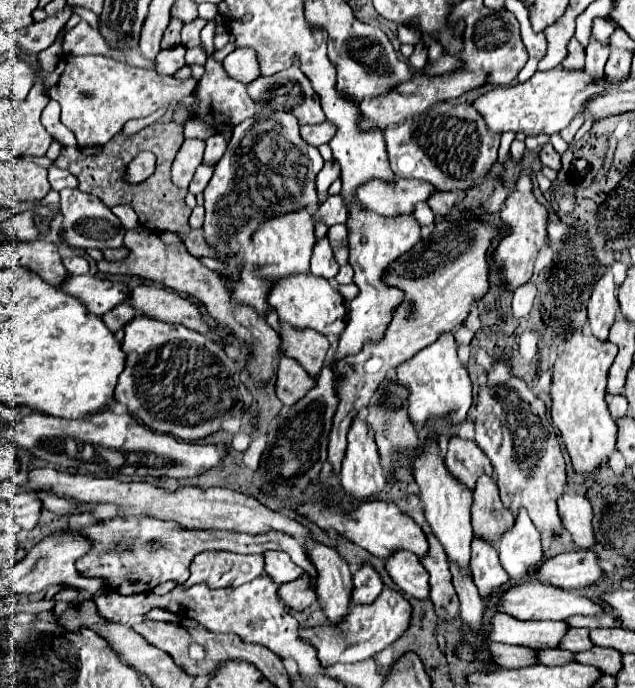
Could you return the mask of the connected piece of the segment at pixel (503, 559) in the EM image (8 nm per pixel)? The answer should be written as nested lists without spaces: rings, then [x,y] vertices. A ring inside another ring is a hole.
[[[520,510],[514,528],[500,538],[498,552],[500,564],[514,582],[530,580],[532,566],[540,566],[542,562],[540,532],[528,518],[526,510]]]

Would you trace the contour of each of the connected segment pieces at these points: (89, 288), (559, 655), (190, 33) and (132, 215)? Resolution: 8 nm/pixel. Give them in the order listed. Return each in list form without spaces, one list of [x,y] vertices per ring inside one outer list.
[[[70,276],[60,284],[60,290],[84,302],[88,312],[102,316],[104,312],[112,310],[128,296],[128,286],[124,282],[100,280],[96,276]]]
[[[554,648],[554,650],[540,650],[538,652],[538,660],[542,664],[548,664],[548,666],[562,666],[566,662],[574,662],[574,652],[570,650],[560,650],[560,648]]]
[[[196,18],[194,22],[190,22],[190,24],[186,24],[186,26],[182,28],[182,44],[184,44],[186,48],[196,48],[196,46],[204,48],[204,44],[202,44],[200,38],[198,38],[198,32],[202,30],[204,24],[206,24],[206,20]]]
[[[114,206],[112,212],[120,218],[120,222],[124,224],[124,228],[132,230],[132,228],[138,226],[138,216],[136,216],[136,212],[130,206]]]

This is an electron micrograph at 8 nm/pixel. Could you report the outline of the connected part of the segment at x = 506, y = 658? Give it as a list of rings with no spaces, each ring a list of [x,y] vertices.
[[[492,642],[484,646],[484,650],[488,650],[494,662],[500,664],[502,668],[524,668],[524,666],[538,664],[536,660],[538,650],[528,648],[528,646],[508,646],[508,644]]]

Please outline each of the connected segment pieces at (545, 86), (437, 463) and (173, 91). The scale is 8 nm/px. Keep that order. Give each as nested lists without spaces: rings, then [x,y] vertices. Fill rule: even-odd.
[[[554,68],[548,72],[536,72],[528,82],[494,88],[476,98],[474,108],[486,120],[486,126],[488,130],[492,130],[492,134],[524,132],[526,136],[540,134],[550,136],[566,128],[572,122],[572,118],[582,112],[586,100],[600,94],[604,88],[606,88],[604,78],[598,84],[594,84],[584,70],[572,72],[564,68]]]
[[[434,442],[426,444],[426,450],[422,456],[414,462],[414,478],[420,486],[420,498],[426,504],[426,522],[432,528],[432,534],[442,544],[448,562],[456,562],[460,570],[470,570],[470,548],[472,548],[472,526],[470,526],[470,506],[472,506],[472,492],[468,492],[466,486],[462,486],[456,478],[450,476],[450,472],[444,466],[444,460],[438,456],[438,446]]]
[[[66,54],[60,58],[56,70],[46,78],[44,86],[52,98],[56,100],[62,98],[62,124],[74,132],[78,146],[84,148],[84,146],[102,146],[104,142],[112,140],[122,130],[122,126],[132,118],[150,116],[160,108],[170,108],[170,106],[176,108],[178,102],[196,88],[196,78],[190,76],[190,78],[178,80],[172,76],[160,76],[154,70],[142,70],[142,68],[128,66],[124,62],[114,62],[104,56]]]

